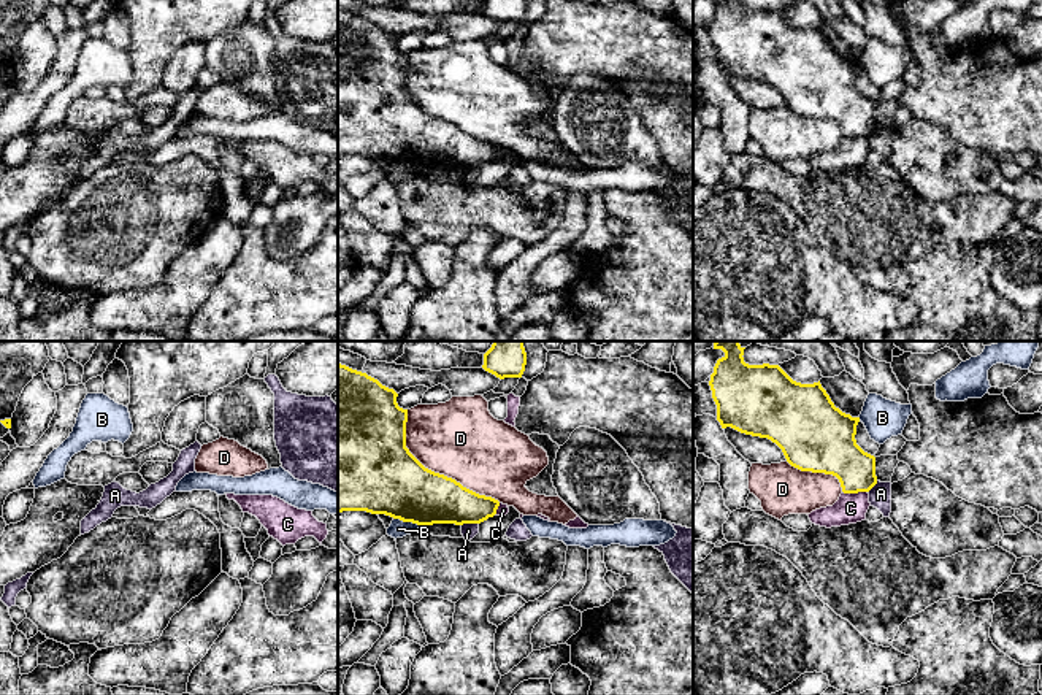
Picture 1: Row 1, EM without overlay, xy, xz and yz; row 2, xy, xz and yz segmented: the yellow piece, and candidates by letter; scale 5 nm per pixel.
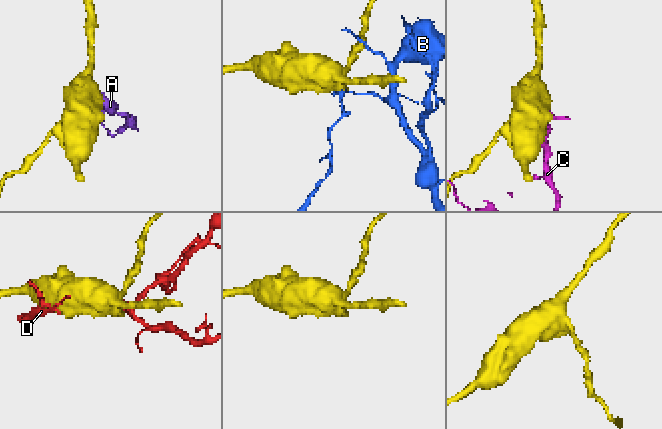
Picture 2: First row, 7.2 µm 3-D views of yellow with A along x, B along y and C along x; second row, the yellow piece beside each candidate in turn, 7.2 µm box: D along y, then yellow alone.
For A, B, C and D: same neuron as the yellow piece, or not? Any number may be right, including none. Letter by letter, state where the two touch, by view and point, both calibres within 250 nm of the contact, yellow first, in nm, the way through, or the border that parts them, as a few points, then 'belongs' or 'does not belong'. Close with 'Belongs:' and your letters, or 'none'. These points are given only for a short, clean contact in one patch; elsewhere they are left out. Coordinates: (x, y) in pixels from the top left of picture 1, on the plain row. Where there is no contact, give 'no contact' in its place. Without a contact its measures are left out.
A: meets yellow in xz at (470, 167); 260 nm thick on the yellow side, 80 nm on the other; border along xz (478, 167), (465, 167), (462, 170); does not belong
B: meets yellow in xz at (406, 165); 360 nm thick on the yellow side, 90 nm on the other; does not belong
C: meets yellow in yz at (855, 137); 260 nm thick on the yellow side, 160 nm on the other; does not belong
D: meets yellow in xz at (433, 116); 360 nm thick on the yellow side, 400 nm on the other; does not belong
Belongs: none

